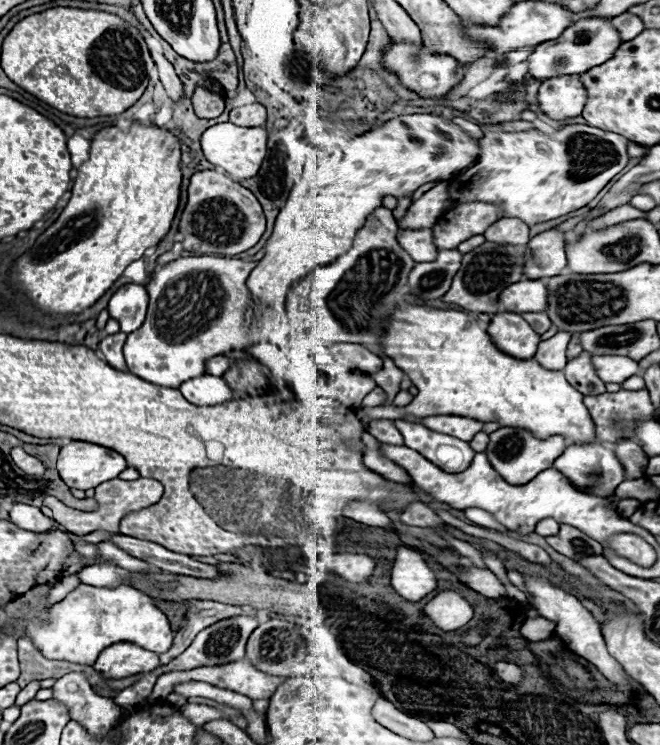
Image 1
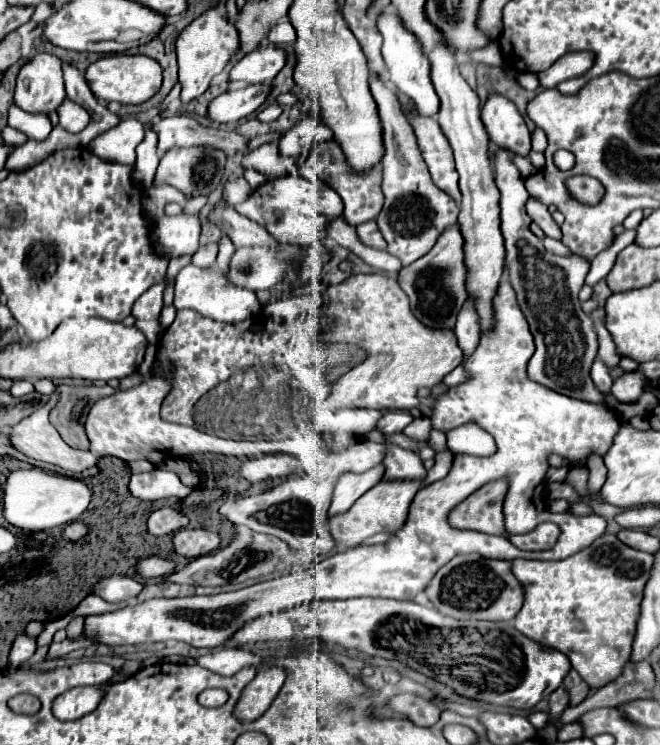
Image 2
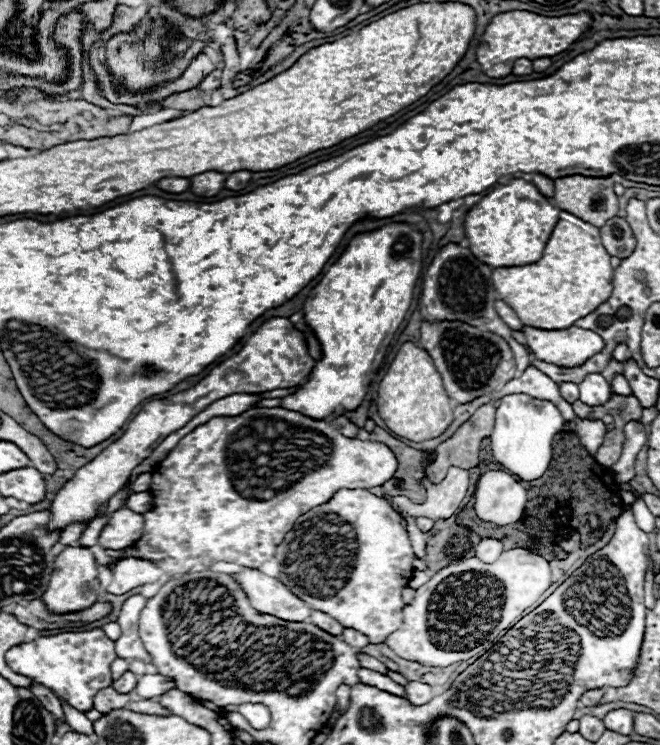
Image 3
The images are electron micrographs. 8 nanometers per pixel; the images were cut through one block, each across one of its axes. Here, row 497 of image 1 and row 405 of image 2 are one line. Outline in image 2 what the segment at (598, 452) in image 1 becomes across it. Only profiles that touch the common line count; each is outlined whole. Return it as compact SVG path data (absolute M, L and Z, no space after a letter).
M498 150L496 158L496 186L500 190L500 230L506 246L506 270L512 284L518 306L530 324L530 332L536 342L532 362L528 362L528 374L532 380L556 390L558 394L608 406L604 394L590 378L590 368L598 356L598 336L594 322L588 314L582 314L578 292L584 286L584 278L590 270L590 260L578 254L558 256L544 248L542 240L530 232L532 218L526 212L526 200L530 198L524 188L524 178L510 162L508 152Z

